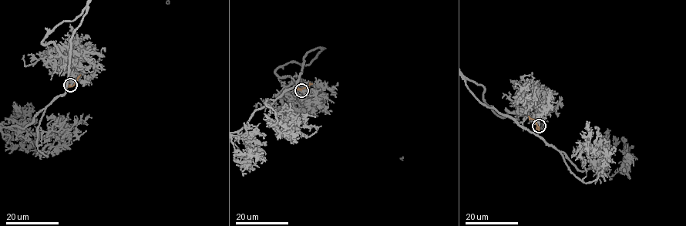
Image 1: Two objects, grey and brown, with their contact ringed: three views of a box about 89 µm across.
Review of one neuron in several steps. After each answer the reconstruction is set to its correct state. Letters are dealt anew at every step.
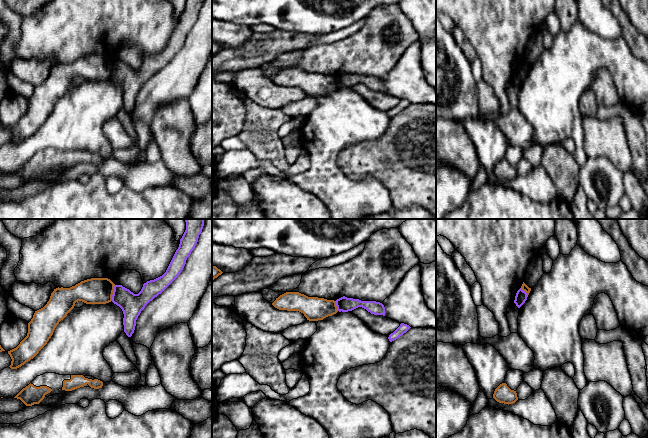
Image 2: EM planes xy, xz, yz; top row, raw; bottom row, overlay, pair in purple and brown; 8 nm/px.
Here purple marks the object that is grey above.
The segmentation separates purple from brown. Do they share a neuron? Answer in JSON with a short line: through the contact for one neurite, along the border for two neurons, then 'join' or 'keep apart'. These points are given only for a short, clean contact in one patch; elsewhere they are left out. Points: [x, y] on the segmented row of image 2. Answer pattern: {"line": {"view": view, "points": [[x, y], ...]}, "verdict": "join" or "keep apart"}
{"line": {"view": "xy", "points": [[115, 285], [111, 300]]}, "verdict": "keep apart"}

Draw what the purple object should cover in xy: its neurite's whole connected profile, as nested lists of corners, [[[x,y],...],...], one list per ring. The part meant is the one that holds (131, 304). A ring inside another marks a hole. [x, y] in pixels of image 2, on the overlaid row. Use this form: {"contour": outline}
{"contour": [[[185,219],[185,222],[186,230],[180,239],[179,247],[162,276],[144,283],[138,294],[134,294],[122,285],[114,286],[112,302],[123,311],[124,332],[128,337],[134,333],[136,320],[141,311],[178,277],[198,242],[204,219]]]}

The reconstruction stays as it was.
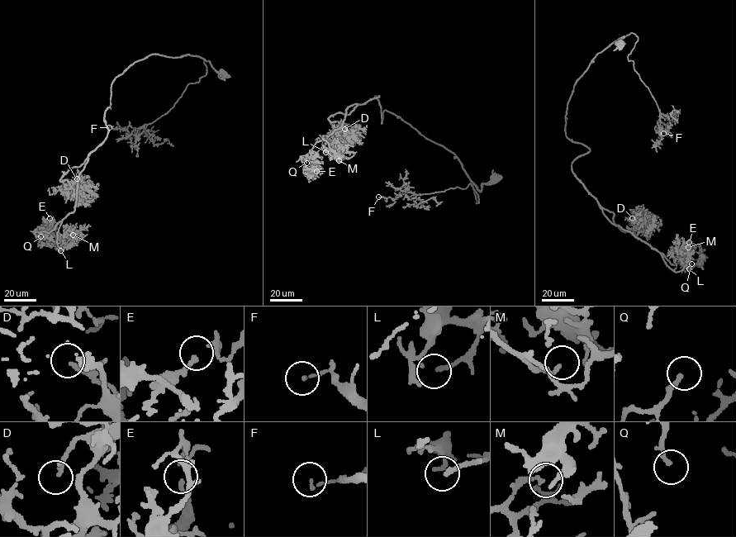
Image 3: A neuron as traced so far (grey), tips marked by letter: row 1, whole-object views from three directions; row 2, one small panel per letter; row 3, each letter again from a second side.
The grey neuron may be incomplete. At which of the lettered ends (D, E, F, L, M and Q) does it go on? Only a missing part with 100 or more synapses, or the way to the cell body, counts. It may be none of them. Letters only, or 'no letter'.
L, Q

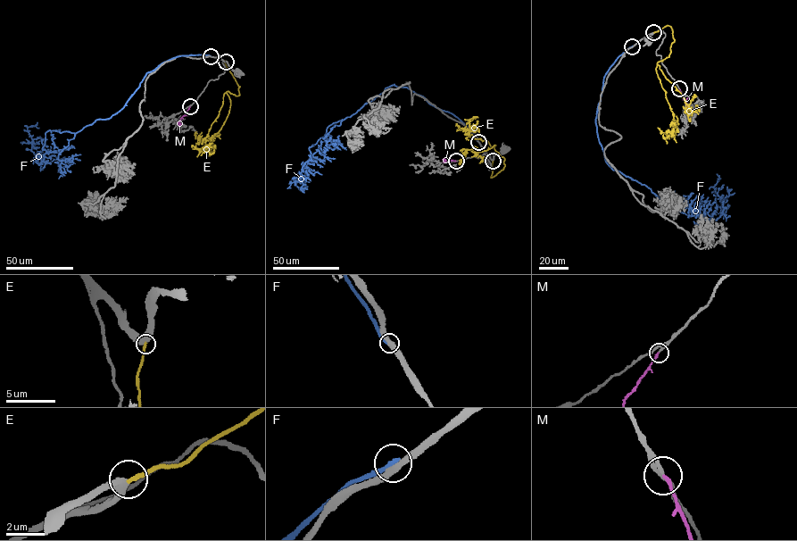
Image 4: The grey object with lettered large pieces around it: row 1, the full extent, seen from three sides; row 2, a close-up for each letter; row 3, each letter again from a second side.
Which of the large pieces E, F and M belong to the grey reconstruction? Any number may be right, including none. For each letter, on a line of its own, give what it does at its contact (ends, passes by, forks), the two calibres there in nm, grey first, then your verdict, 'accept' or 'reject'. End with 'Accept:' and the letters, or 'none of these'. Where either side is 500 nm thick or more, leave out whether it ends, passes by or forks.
E: it ends; calibres 380 and 240 nm; reject
F: it ends; calibres 360 and 280 nm; reject
M: it ends; calibres 150 and 170 nm; accept
Accept: M

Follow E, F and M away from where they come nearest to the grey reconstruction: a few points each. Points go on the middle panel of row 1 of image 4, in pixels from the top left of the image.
E: (493, 161), (491, 177), (503, 169), (504, 159), (488, 141), (470, 137), (469, 120), (477, 118)
F: (478, 141), (458, 118), (394, 85), (332, 123), (309, 147), (312, 155), (294, 181), (301, 190), (306, 187)
M: (455, 161), (444, 159), (443, 162)

